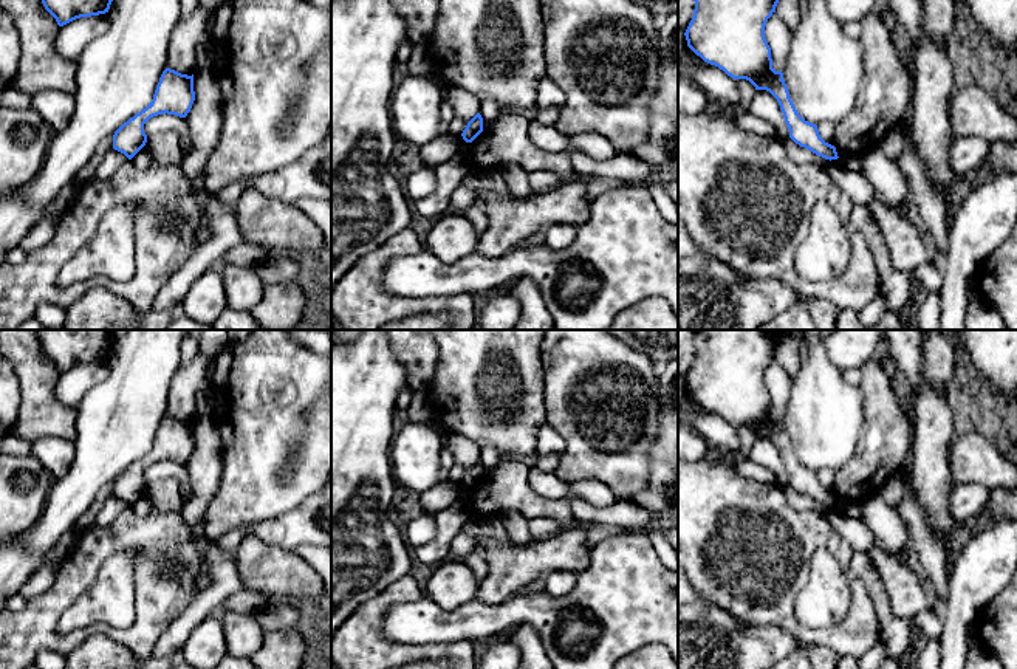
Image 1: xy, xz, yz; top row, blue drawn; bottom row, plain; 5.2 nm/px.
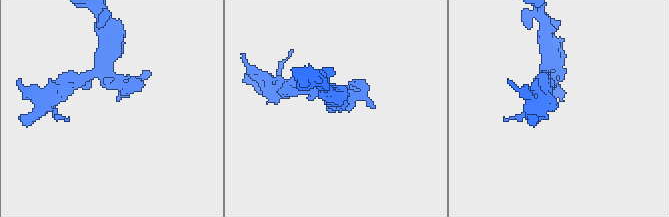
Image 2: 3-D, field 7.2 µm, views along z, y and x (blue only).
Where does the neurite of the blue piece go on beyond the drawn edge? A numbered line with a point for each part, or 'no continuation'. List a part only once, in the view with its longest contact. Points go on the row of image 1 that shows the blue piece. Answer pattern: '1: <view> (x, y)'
no continuation

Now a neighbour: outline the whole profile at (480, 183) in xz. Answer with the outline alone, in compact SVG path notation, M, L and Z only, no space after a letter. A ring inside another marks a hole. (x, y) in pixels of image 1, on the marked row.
M467 172L463 184L475 194L477 200L485 194L509 195L508 186L500 172Z

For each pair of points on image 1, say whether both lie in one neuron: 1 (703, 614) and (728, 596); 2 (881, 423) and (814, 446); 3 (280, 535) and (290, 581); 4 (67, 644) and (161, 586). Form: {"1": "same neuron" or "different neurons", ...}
{"1": "different neurons", "2": "different neurons", "3": "different neurons", "4": "same neuron"}

